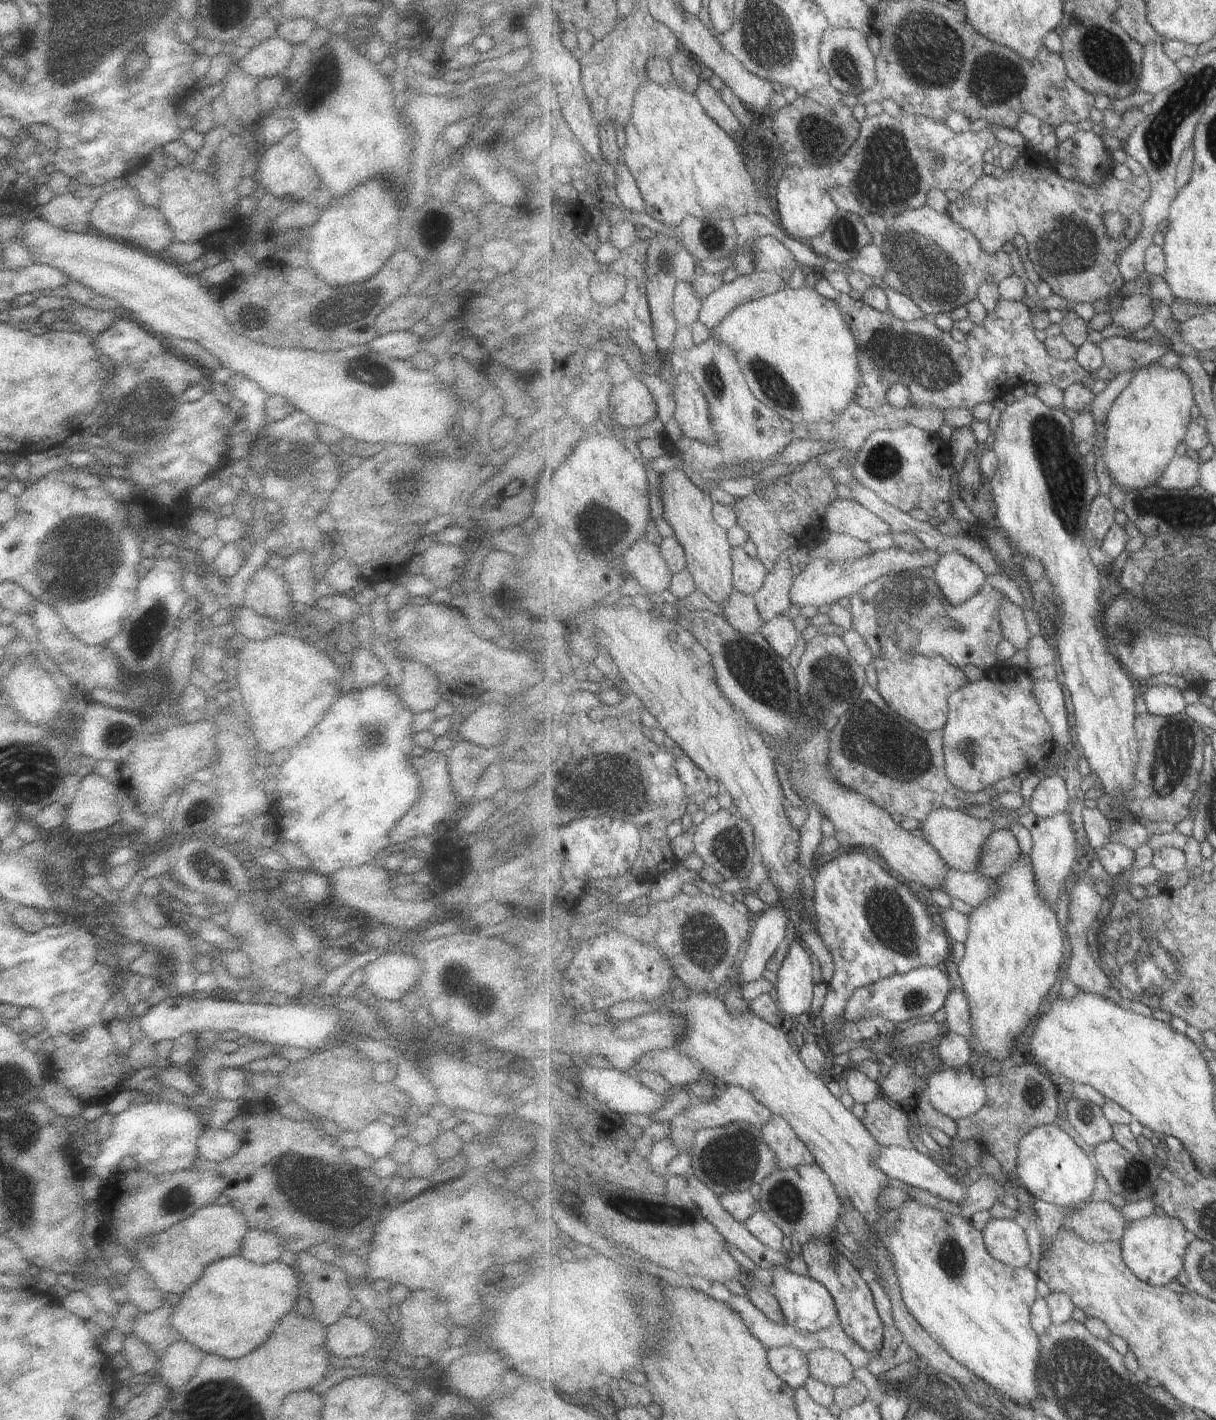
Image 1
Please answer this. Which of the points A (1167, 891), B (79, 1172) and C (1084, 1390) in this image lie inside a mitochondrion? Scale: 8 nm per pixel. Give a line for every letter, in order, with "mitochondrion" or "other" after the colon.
A: other
B: other
C: mitochondrion

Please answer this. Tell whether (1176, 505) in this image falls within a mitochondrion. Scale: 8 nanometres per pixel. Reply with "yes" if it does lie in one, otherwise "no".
yes

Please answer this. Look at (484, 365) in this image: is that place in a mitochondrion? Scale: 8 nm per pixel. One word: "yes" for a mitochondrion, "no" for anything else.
no

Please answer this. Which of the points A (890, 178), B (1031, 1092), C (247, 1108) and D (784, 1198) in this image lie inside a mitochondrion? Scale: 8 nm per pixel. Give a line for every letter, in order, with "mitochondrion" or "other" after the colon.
A: mitochondrion
B: other
C: other
D: mitochondrion

